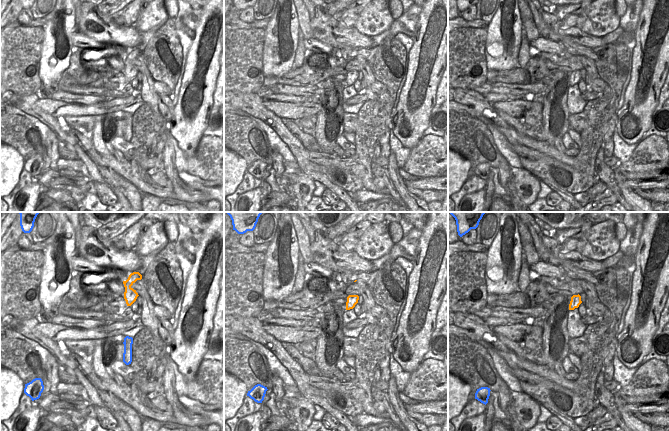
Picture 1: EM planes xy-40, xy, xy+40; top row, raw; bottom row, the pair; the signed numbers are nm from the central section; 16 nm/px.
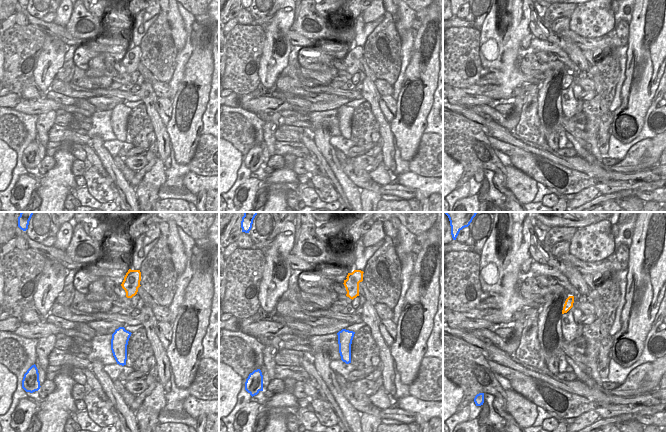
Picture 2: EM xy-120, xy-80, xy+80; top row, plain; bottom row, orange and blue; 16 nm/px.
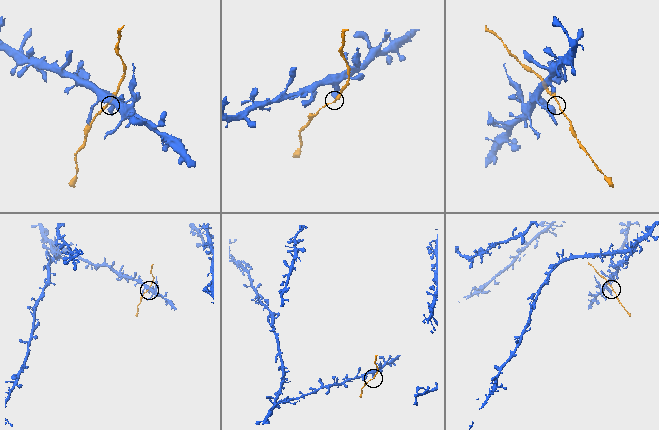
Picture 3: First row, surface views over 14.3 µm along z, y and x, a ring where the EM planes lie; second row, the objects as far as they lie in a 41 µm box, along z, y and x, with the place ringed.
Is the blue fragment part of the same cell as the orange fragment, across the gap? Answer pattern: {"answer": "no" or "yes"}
{"answer": "yes"}

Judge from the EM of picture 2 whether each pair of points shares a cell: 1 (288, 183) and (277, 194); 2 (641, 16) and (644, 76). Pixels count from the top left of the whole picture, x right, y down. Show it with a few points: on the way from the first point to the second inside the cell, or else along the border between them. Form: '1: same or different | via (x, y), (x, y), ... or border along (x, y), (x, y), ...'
1: same | via (285, 186), (280, 191)
2: same | via (641, 31), (644, 61)

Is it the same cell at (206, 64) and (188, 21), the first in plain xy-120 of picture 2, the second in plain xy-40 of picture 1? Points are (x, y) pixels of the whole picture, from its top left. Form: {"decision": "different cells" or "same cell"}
{"decision": "different cells"}

